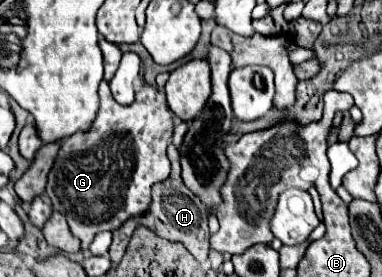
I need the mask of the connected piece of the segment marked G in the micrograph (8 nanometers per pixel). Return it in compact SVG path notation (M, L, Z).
M101 80L99 98L101 98L101 104L99 104L97 120L91 124L87 132L77 132L63 140L63 146L55 158L55 164L49 172L49 182L47 182L47 194L53 202L53 208L65 214L71 234L81 240L81 250L89 250L89 244L93 242L99 230L115 230L129 216L147 212L151 202L151 186L157 180L165 180L171 170L165 150L171 142L175 122L171 120L167 112L165 94L159 88L145 84L137 92L133 104L123 106L113 100L109 84Z

